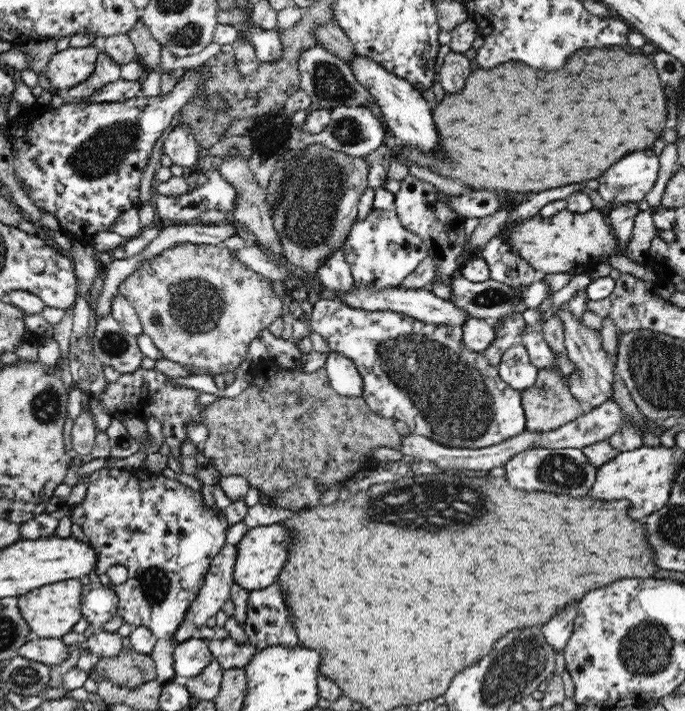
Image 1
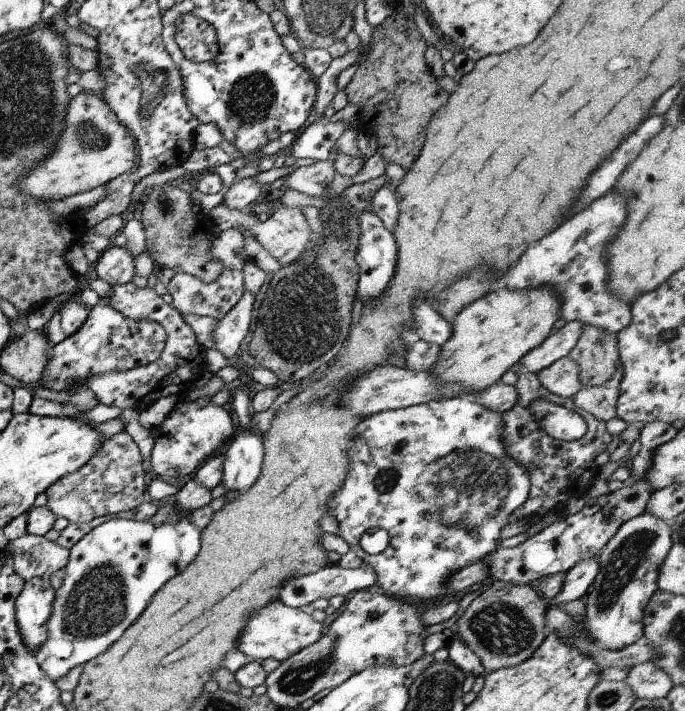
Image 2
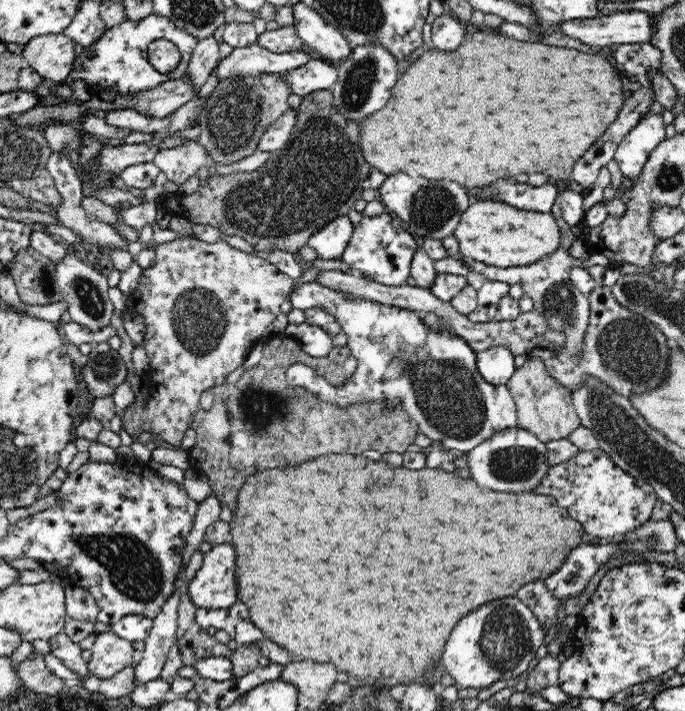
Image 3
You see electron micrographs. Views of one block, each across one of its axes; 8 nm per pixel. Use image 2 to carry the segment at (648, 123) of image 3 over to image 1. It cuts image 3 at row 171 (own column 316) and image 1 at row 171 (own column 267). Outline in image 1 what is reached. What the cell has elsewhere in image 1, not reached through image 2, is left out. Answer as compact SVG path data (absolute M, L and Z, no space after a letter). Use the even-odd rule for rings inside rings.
M644 150L644 152L632 152L630 156L622 158L620 162L616 162L614 168L610 168L606 172L606 178L598 190L599 195L606 201L613 204L623 204L634 201L643 203L644 196L647 192L652 190L652 187L657 179L660 165L658 163L658 156L652 150Z

